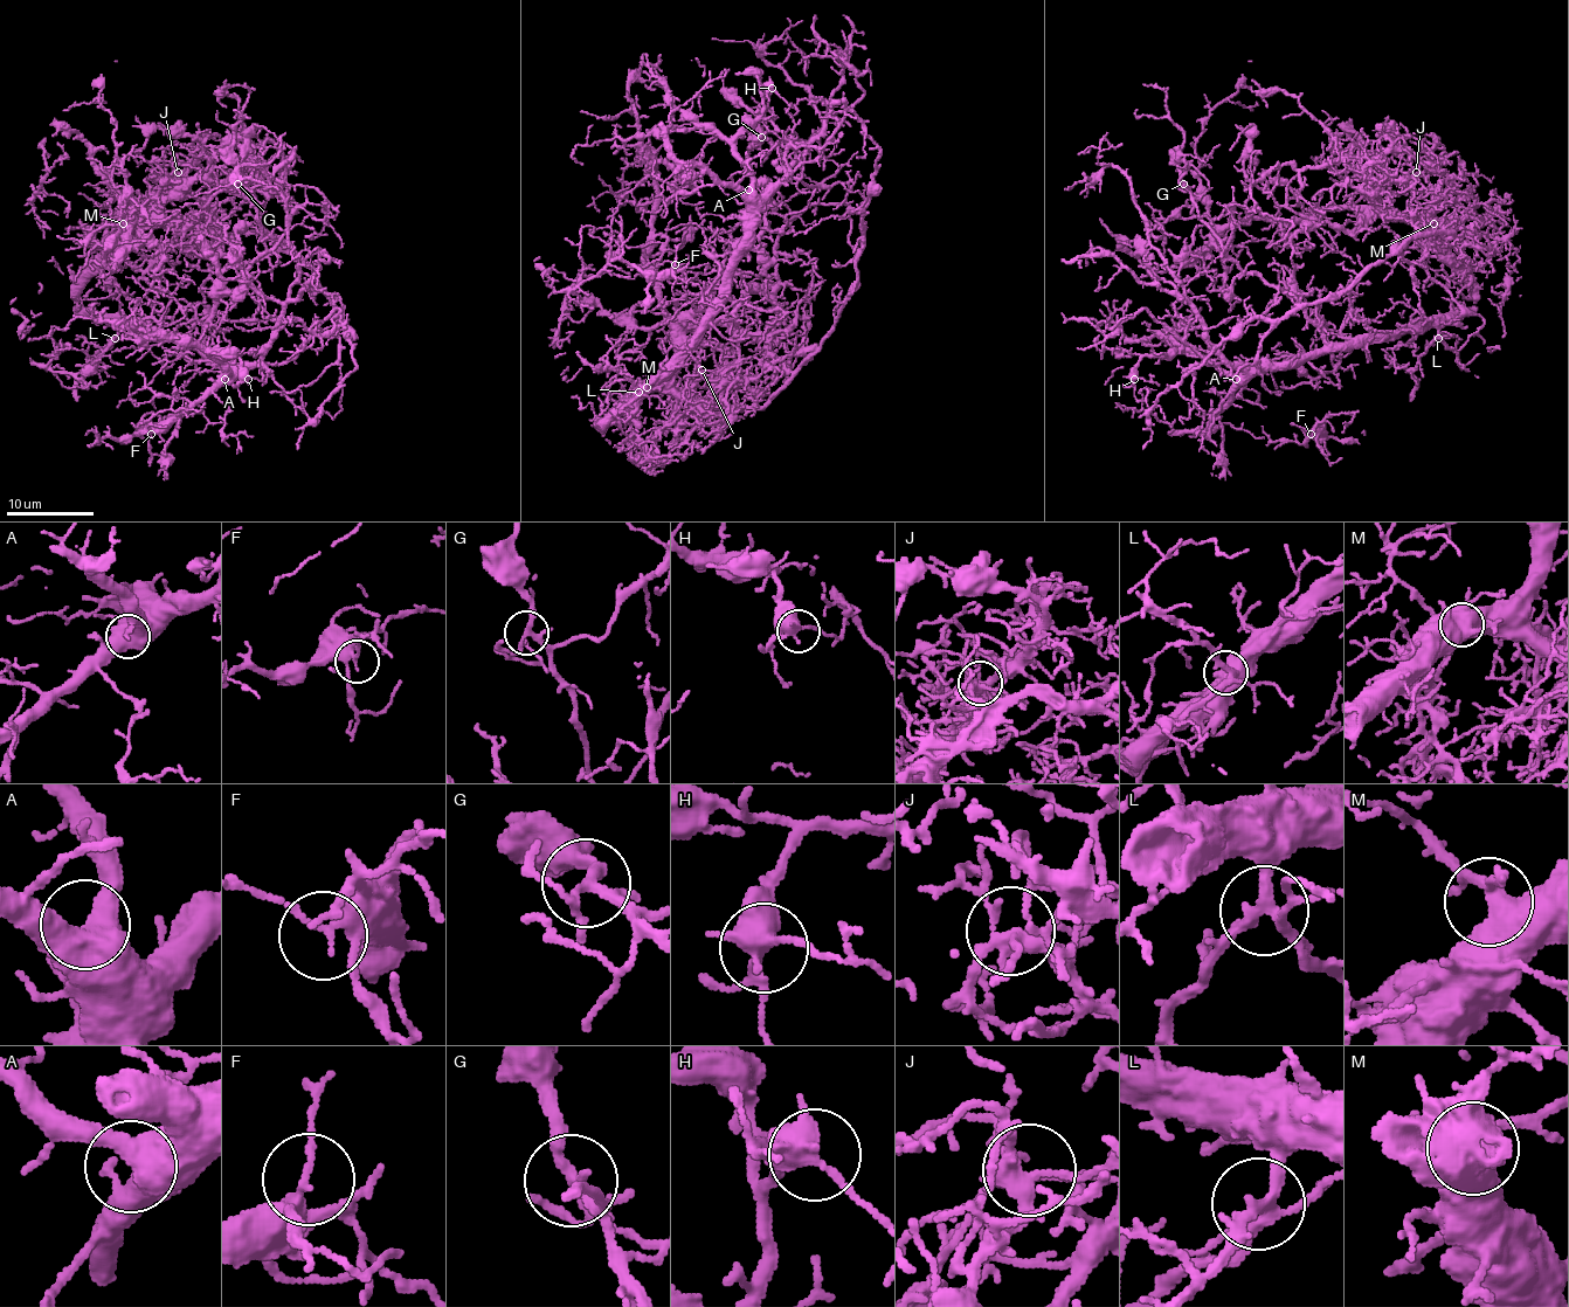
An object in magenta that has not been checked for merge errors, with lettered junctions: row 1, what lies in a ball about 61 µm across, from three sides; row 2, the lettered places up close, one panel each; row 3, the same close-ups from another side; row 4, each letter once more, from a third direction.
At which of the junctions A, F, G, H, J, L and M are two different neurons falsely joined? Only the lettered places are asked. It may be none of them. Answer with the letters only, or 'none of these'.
none of these

